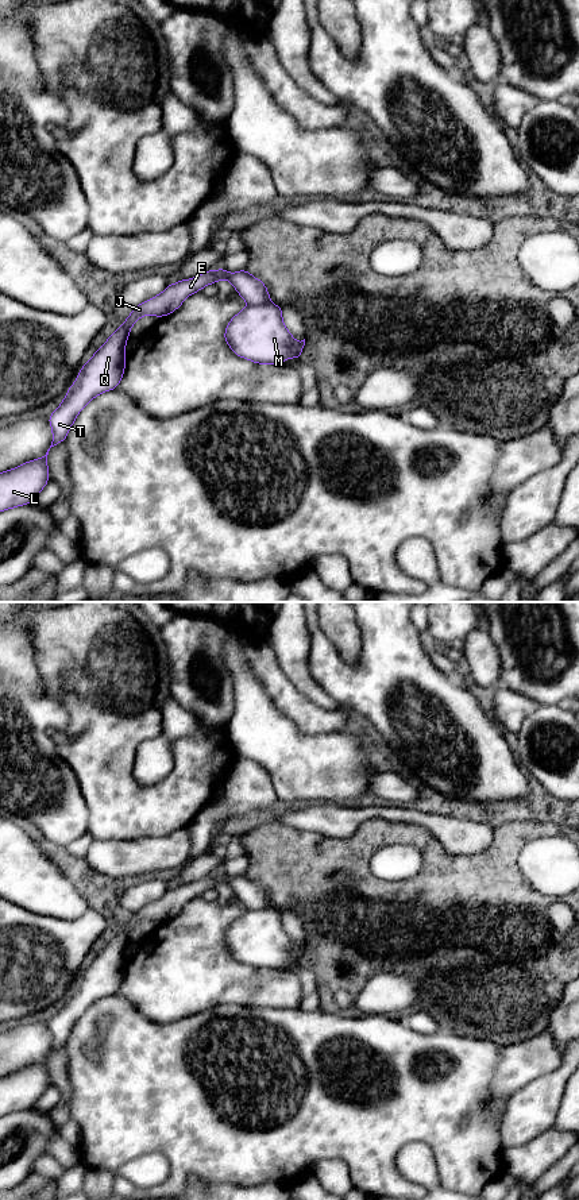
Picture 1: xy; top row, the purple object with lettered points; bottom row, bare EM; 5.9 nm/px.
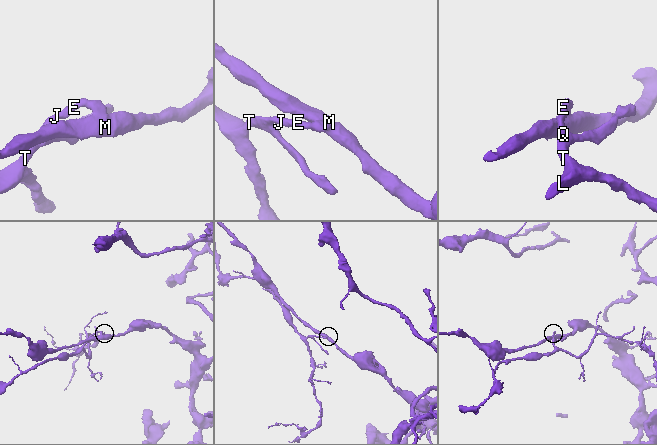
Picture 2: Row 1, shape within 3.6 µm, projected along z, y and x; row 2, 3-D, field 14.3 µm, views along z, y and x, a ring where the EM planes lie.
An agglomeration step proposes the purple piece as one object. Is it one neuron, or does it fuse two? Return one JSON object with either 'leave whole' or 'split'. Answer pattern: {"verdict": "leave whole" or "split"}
{"verdict": "split"}

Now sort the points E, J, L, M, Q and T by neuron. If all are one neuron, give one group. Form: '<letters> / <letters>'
E J L Q T / M

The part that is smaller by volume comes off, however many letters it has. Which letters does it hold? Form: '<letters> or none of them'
E, J, L, Q, T

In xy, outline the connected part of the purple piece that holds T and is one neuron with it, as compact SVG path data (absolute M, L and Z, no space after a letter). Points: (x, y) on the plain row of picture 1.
M224 872L208 875L192 884L181 884L135 911L127 925L108 942L108 945L84 969L74 988L69 992L62 1008L47 1023L53 1035L51 1052L65 1046L78 1018L99 999L115 995L126 973L126 948L131 931L146 919L163 922L182 910L186 902L200 896L211 888L228 884L248 910L270 907L266 890L252 881L246 873L229 879Z

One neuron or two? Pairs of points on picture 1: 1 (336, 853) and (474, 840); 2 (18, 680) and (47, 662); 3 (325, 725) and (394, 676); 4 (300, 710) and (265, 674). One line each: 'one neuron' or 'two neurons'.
1: two neurons
2: two neurons
3: two neurons
4: one neuron

